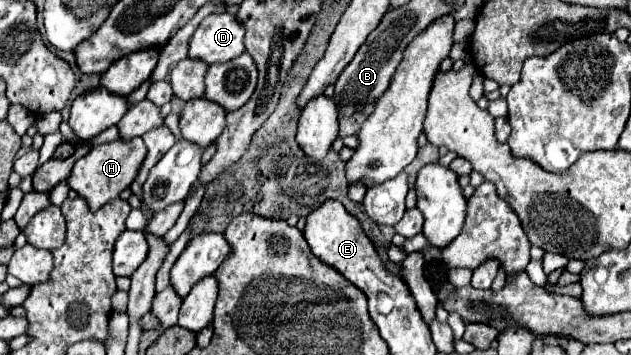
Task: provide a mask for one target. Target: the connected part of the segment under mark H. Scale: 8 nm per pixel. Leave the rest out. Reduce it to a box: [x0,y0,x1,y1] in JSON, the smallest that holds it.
[68,138,146,212]

